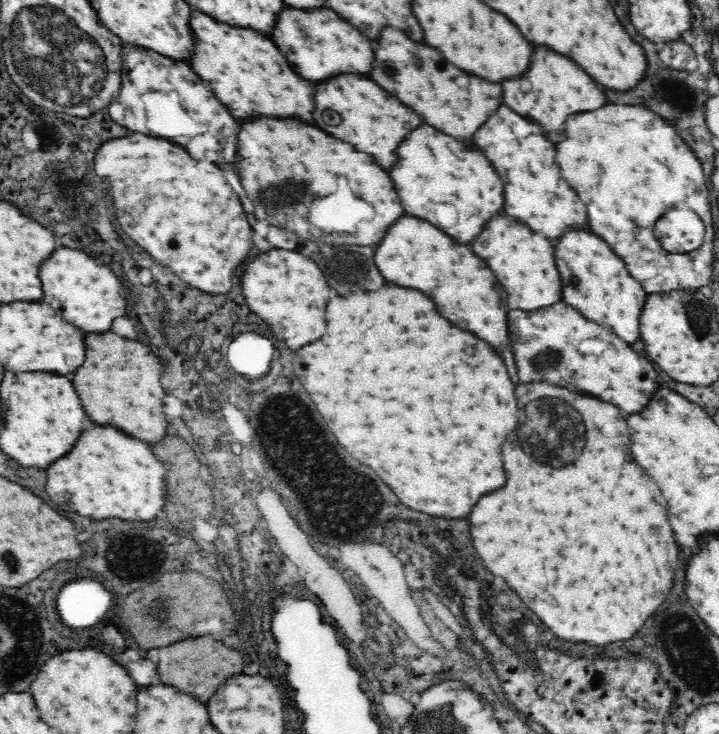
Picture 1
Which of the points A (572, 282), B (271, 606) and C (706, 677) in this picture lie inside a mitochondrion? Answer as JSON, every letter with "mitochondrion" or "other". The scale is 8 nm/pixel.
{"A":"other","B":"other","C":"other"}

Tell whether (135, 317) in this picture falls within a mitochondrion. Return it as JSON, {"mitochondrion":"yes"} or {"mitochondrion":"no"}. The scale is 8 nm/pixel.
{"mitochondrion":"no"}

